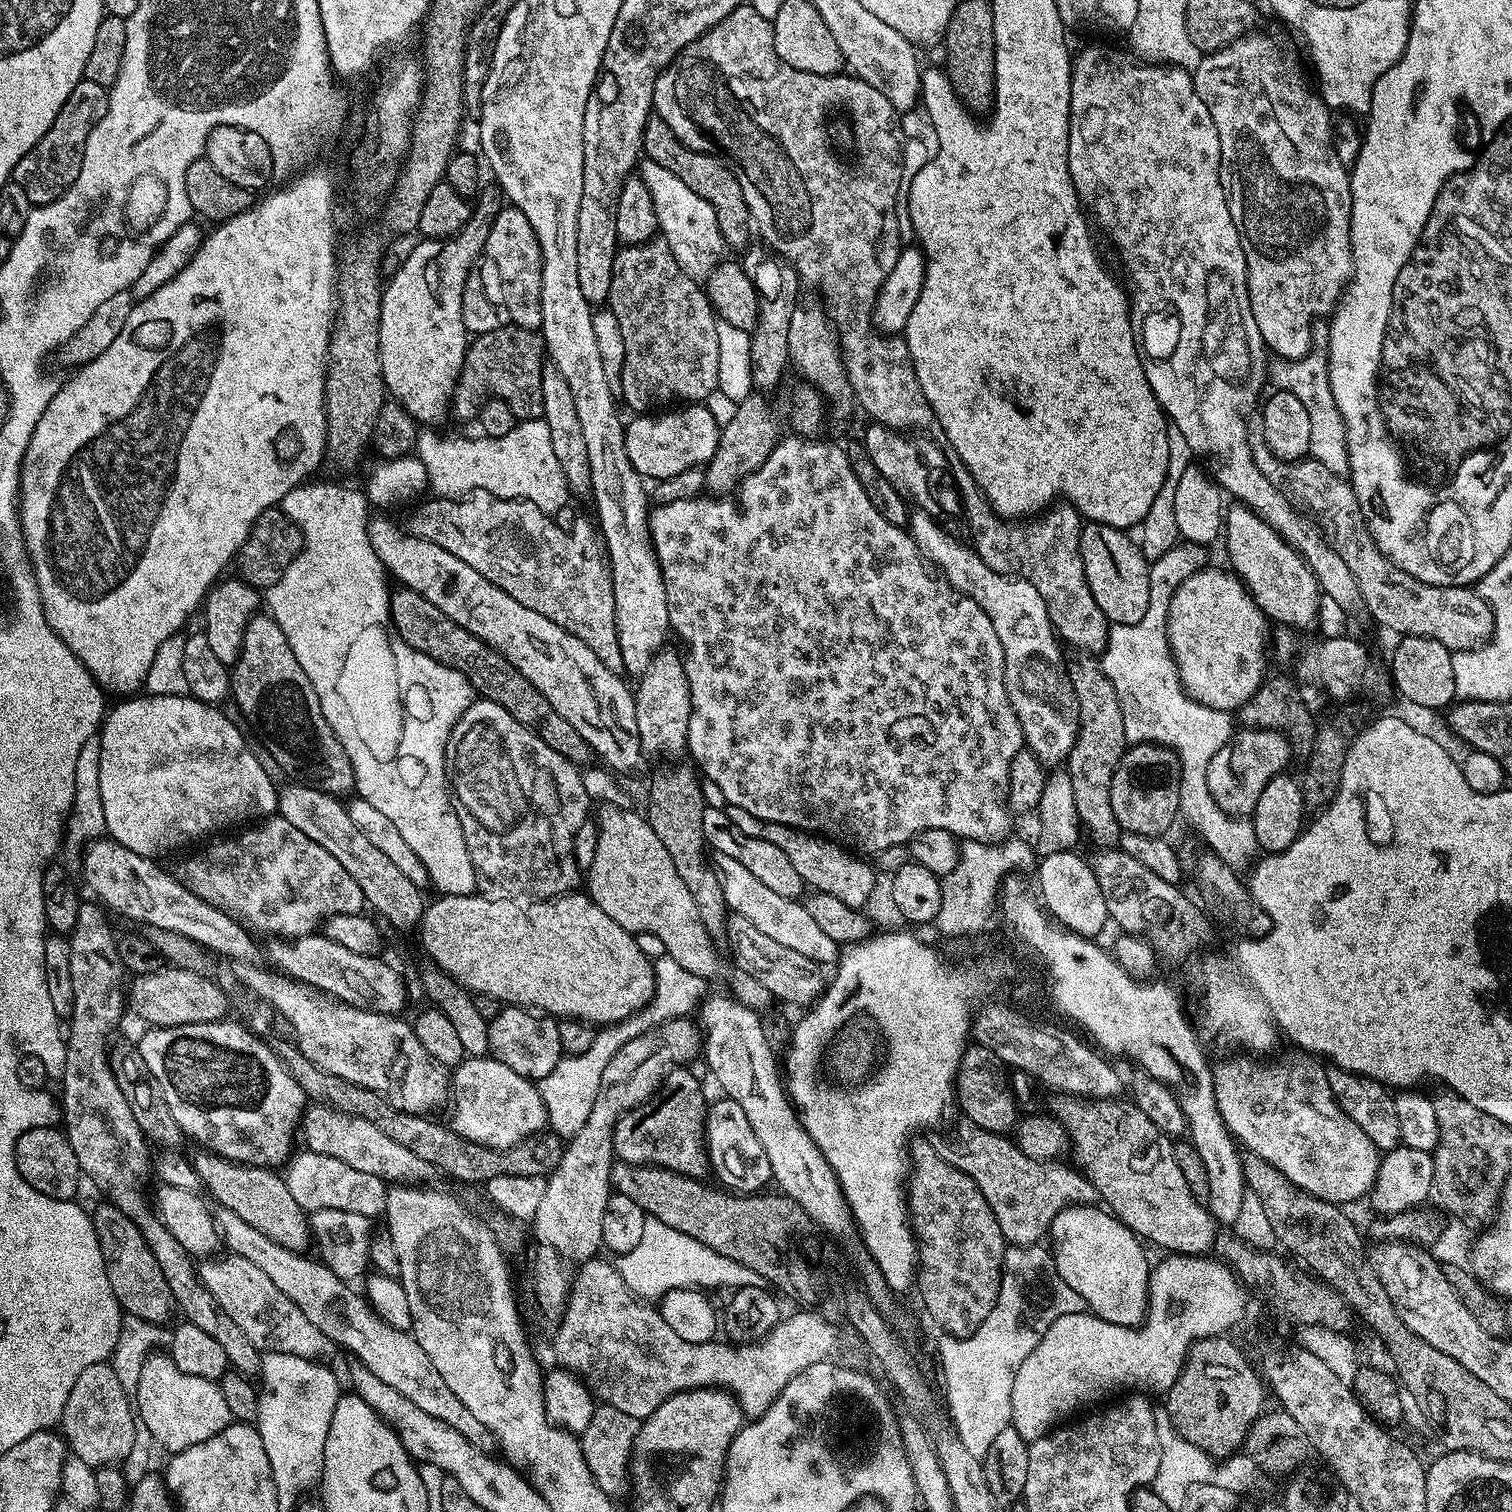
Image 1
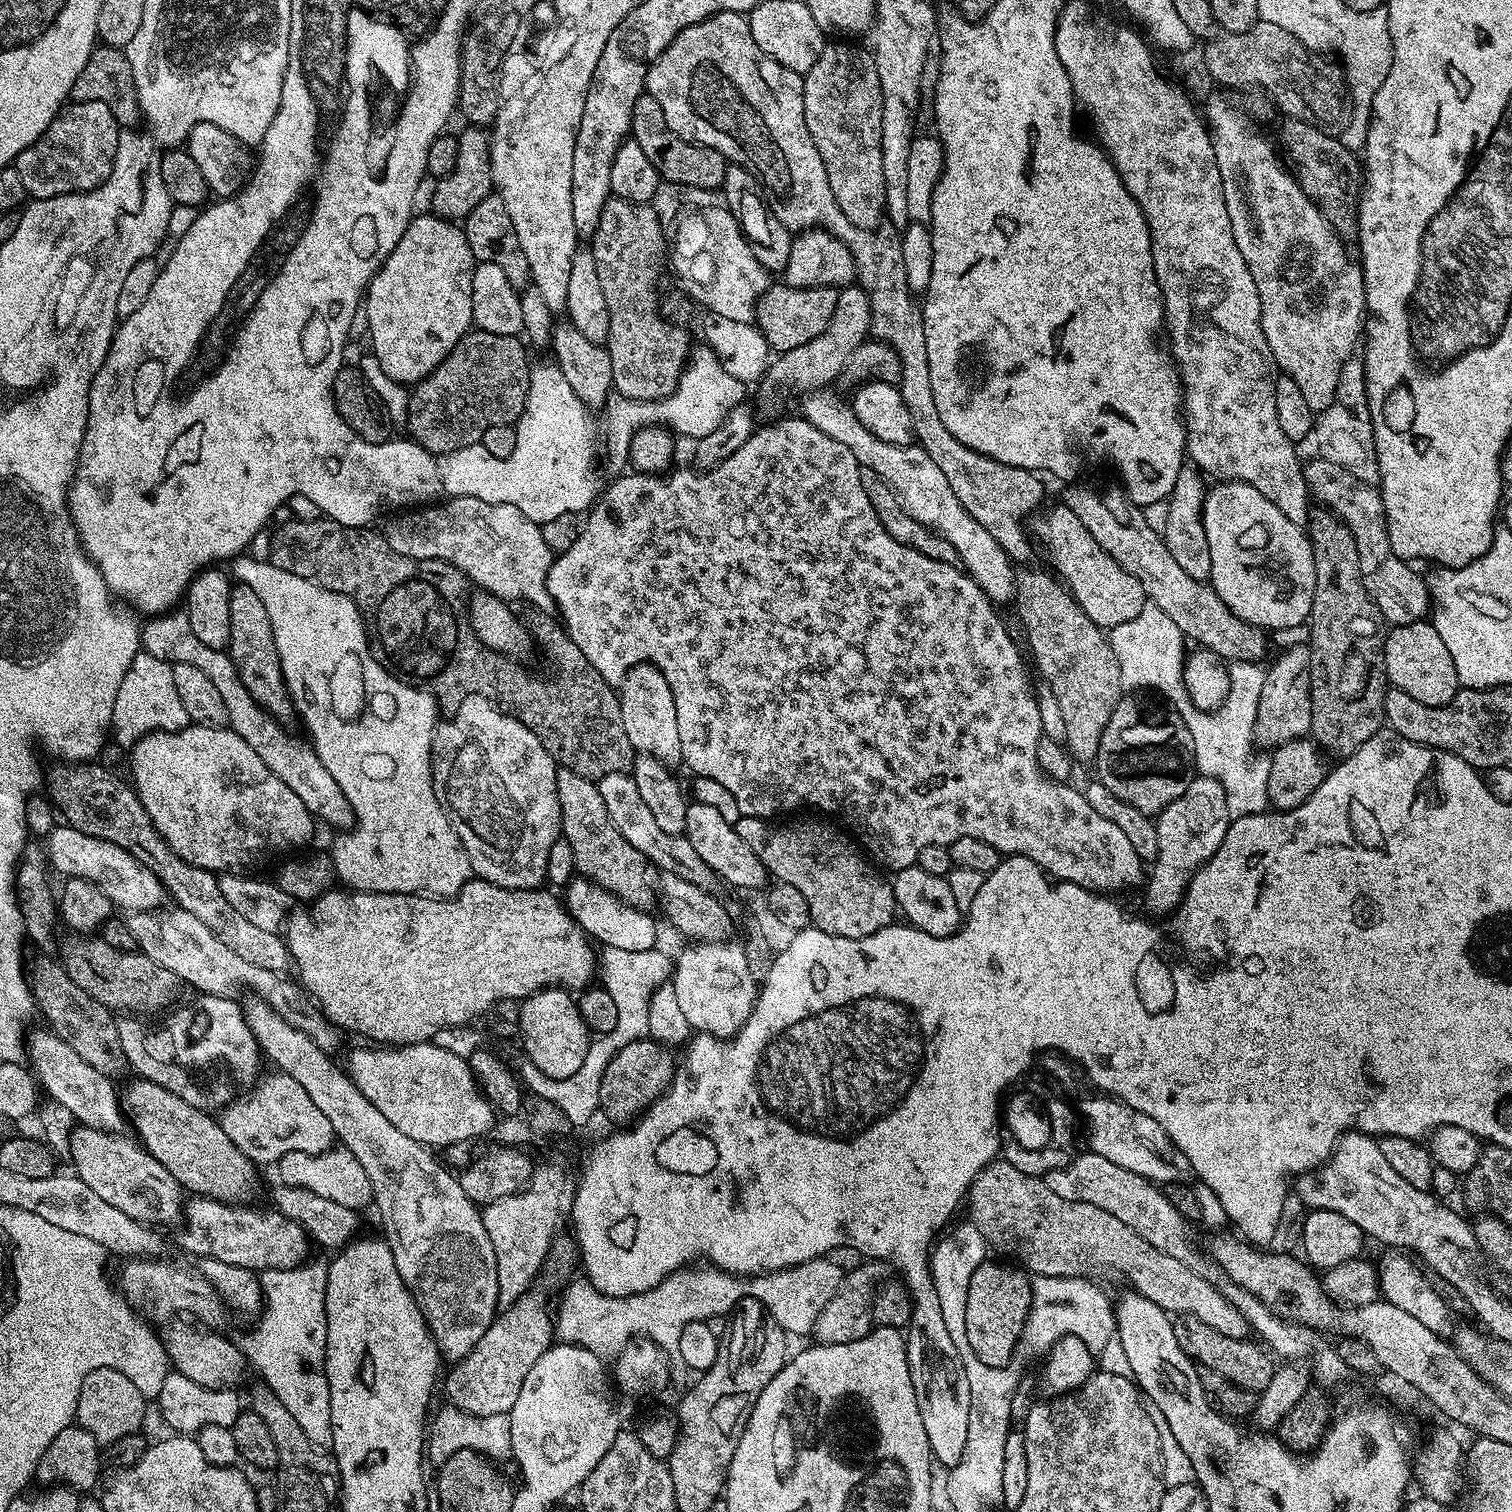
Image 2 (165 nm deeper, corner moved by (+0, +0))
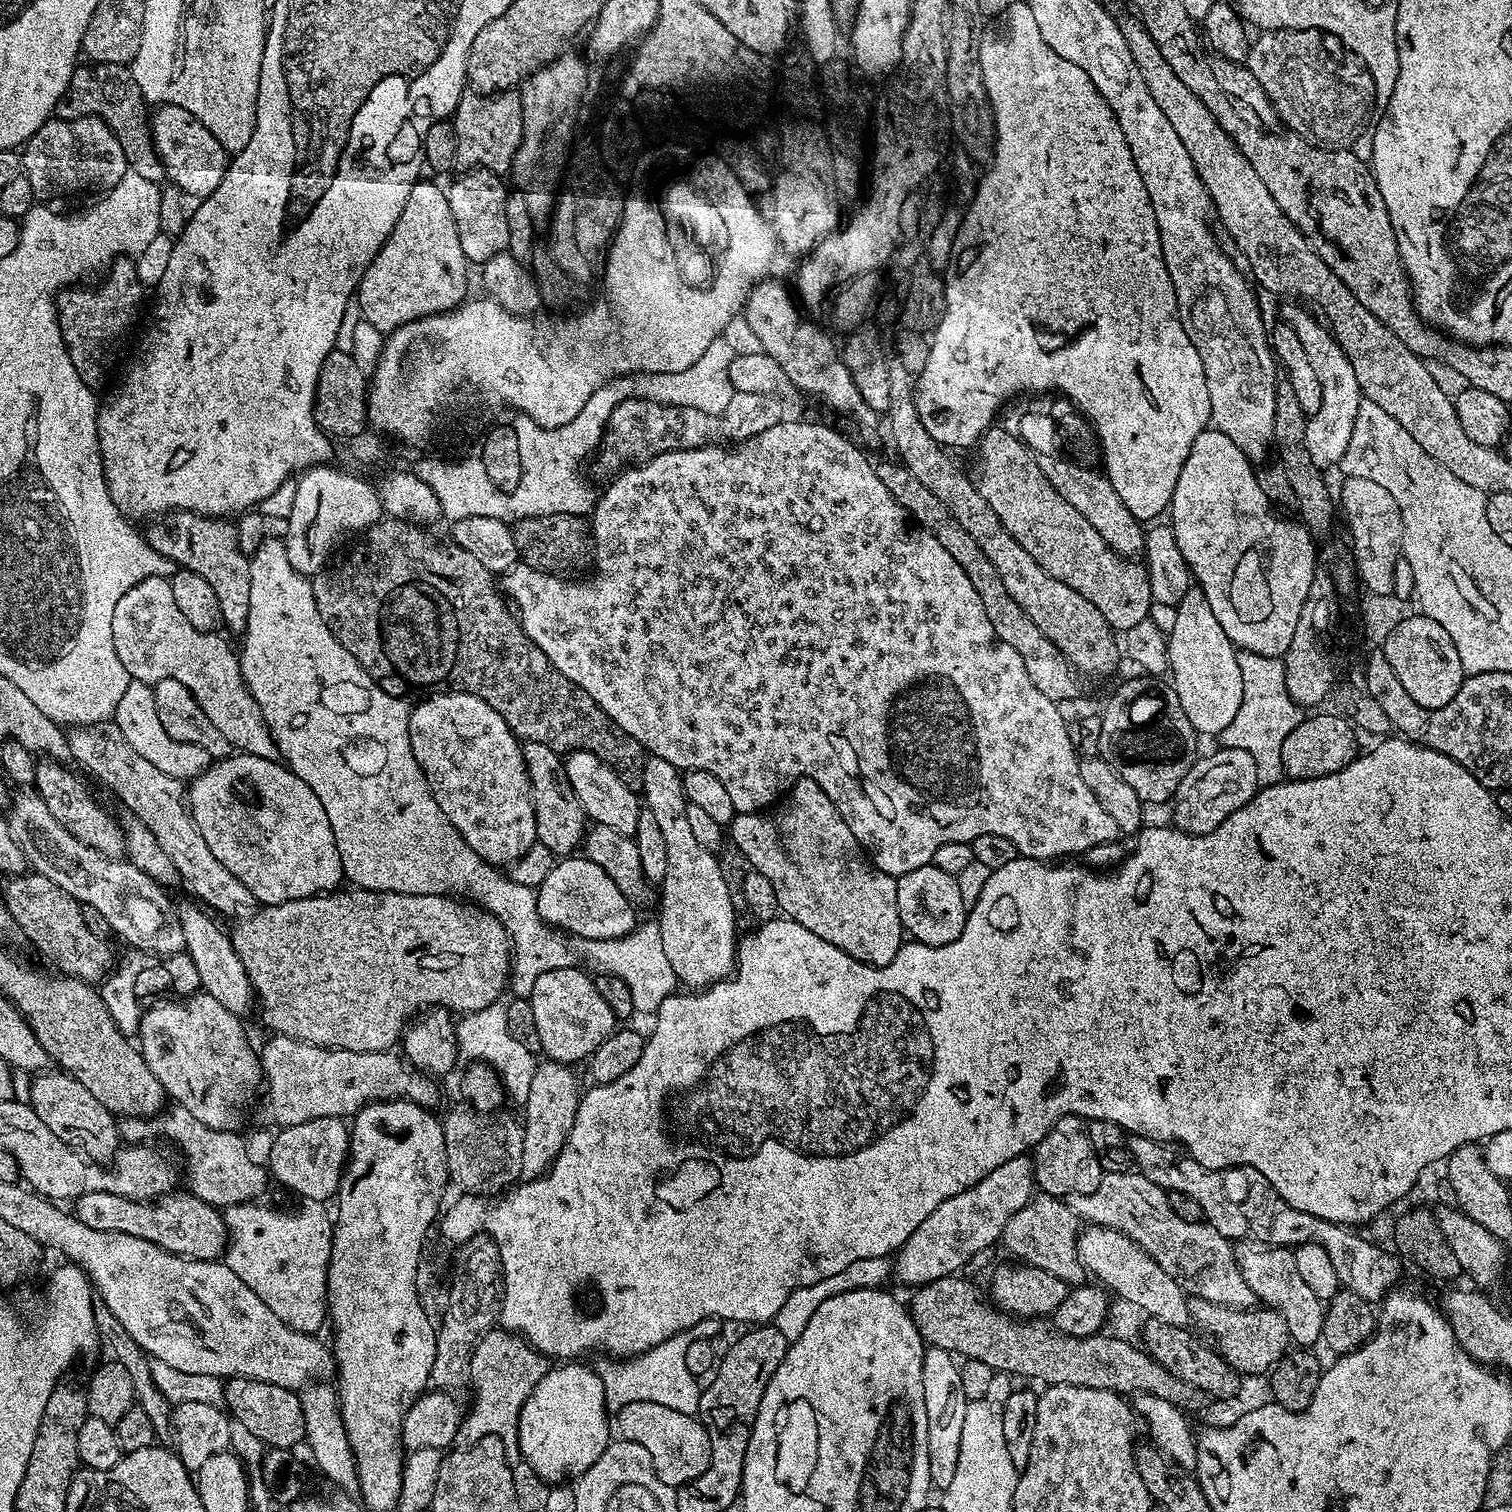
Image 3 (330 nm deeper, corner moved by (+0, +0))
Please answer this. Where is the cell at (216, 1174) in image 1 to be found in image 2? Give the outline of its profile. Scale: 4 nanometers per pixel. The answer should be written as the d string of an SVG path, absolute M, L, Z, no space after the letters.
M132 1078L125 1088L119 1089L118 1095L123 1119L132 1123L131 1131L138 1137L139 1143L150 1155L158 1158L166 1170L170 1170L185 1193L221 1200L227 1204L247 1205L251 1201L248 1199L256 1192L257 1165L248 1160L246 1154L234 1146L234 1142L230 1142L226 1130L222 1130L219 1119L213 1113L203 1112L198 1106L190 1106L190 1102L182 1102L178 1094L170 1094L170 1090L158 1086L158 1082L139 1078Z

